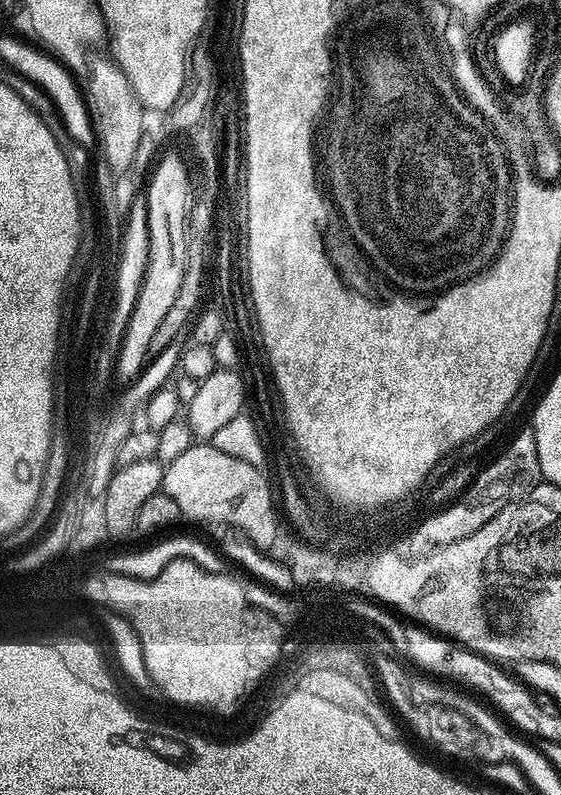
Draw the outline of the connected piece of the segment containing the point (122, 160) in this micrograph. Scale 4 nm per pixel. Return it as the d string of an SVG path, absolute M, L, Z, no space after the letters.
M102 62L91 69L92 74L86 84L86 103L92 131L96 134L99 155L113 173L129 171L137 153L139 140L146 131L144 116L146 109L138 102L126 74L115 62Z

